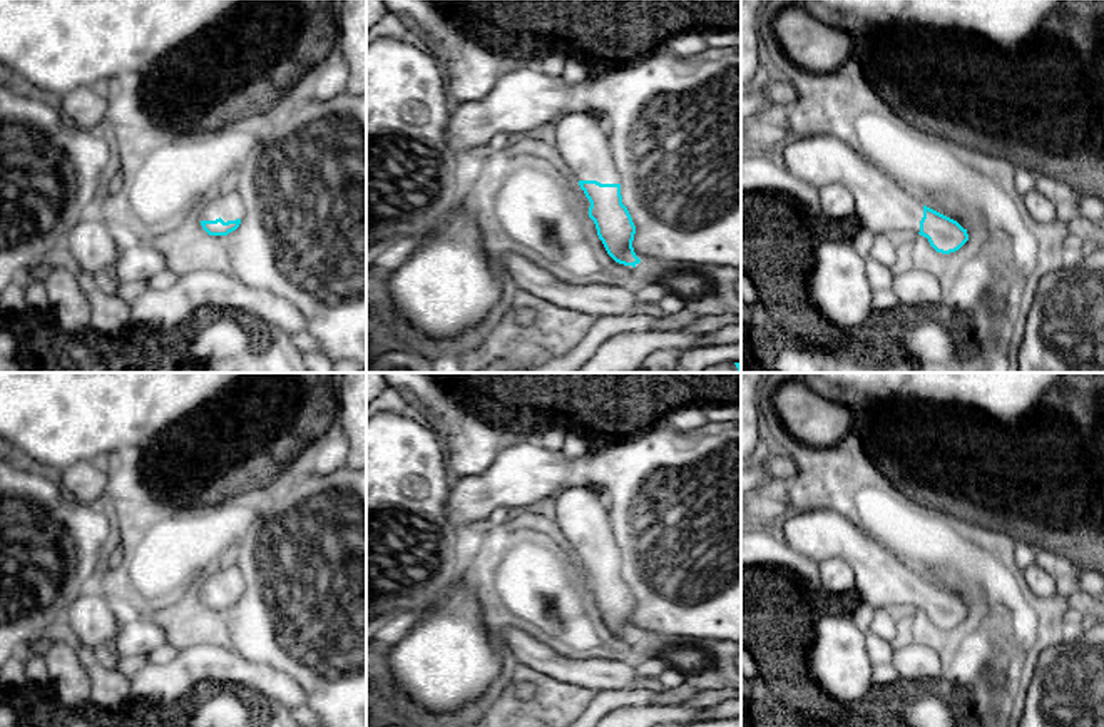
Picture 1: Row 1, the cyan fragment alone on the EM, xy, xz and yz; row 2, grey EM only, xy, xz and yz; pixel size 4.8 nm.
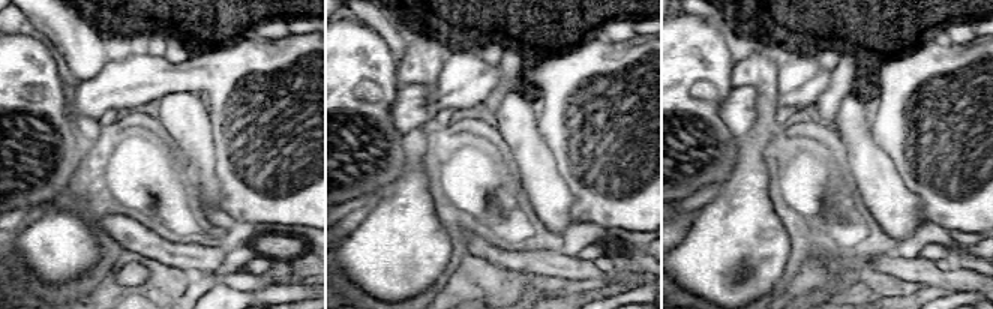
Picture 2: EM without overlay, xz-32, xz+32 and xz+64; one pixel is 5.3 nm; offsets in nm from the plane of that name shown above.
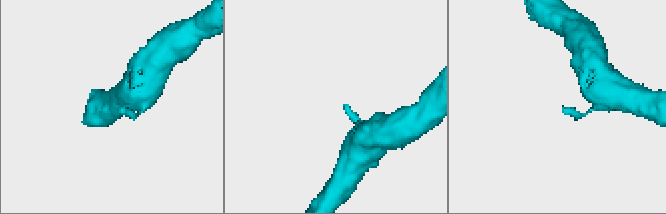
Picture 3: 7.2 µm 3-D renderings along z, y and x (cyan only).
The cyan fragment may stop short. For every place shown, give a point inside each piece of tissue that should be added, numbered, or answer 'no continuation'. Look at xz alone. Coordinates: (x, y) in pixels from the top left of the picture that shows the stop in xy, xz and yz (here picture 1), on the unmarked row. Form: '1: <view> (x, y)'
1: xz (581, 512)

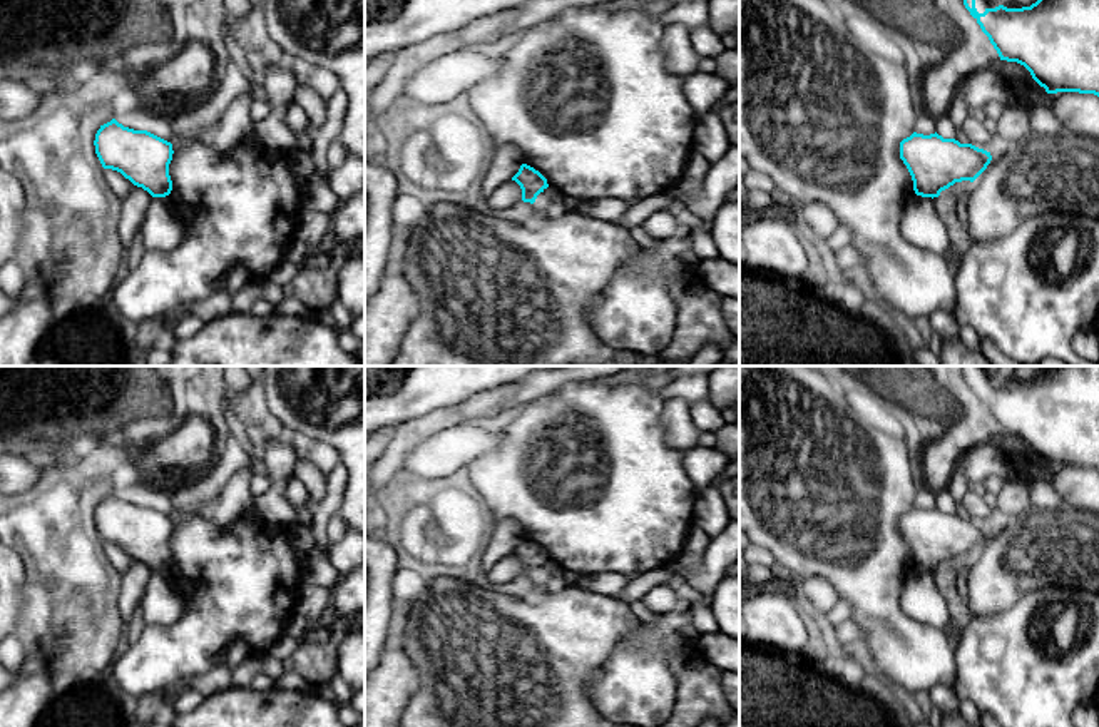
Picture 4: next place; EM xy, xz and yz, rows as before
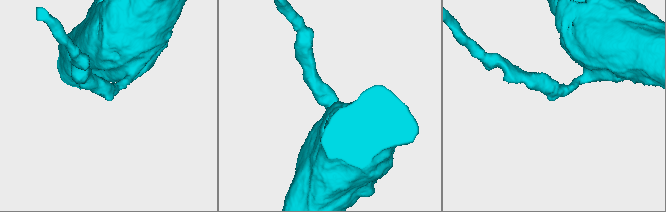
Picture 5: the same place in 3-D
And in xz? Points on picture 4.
no continuation

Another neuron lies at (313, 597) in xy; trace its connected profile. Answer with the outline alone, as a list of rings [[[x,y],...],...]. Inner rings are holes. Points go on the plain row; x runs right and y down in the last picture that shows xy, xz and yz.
[[[304,580],[298,590],[296,613],[314,625],[331,598],[330,583]]]

